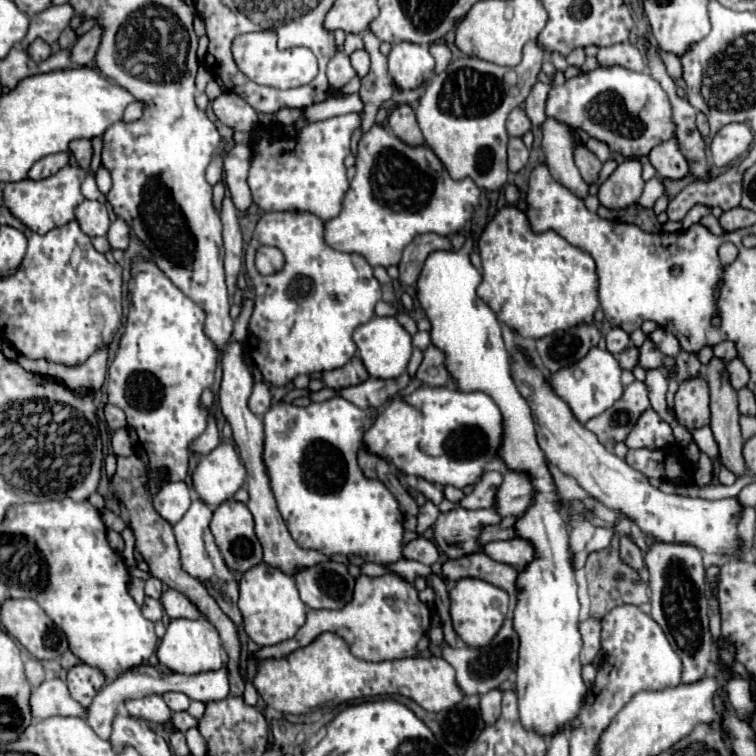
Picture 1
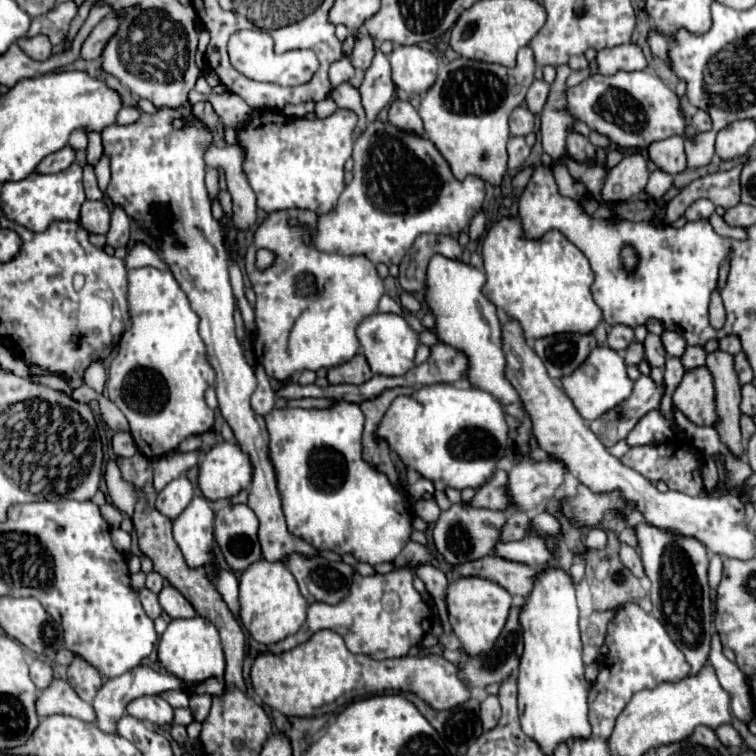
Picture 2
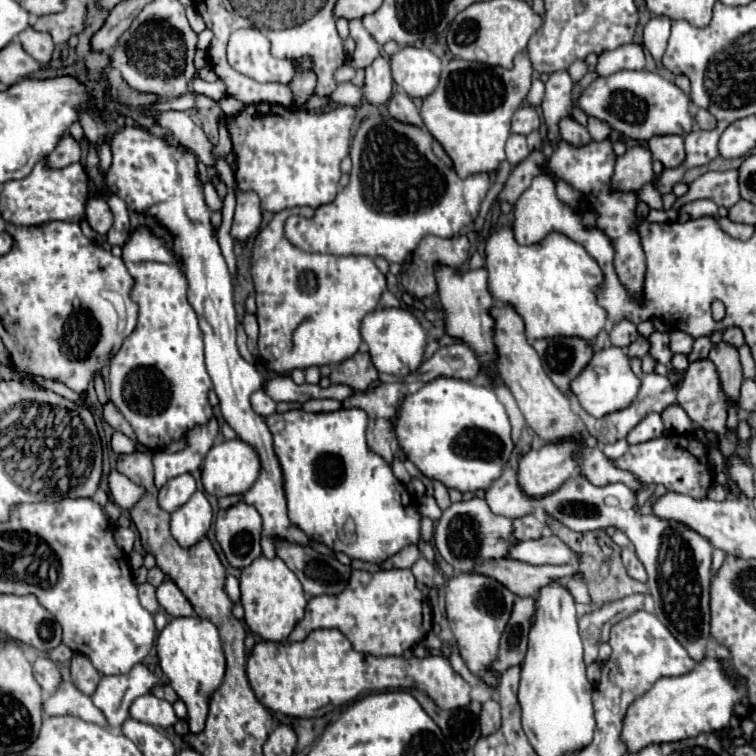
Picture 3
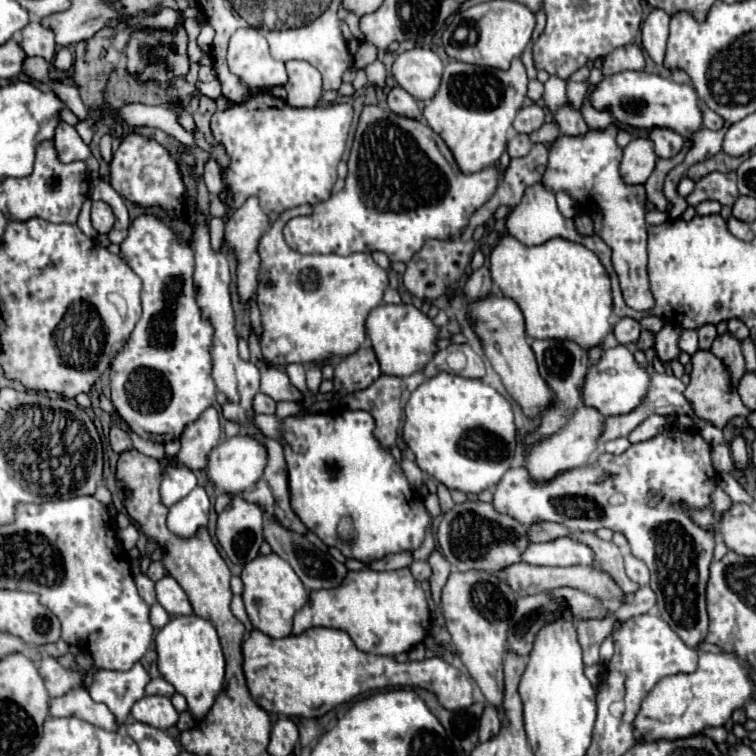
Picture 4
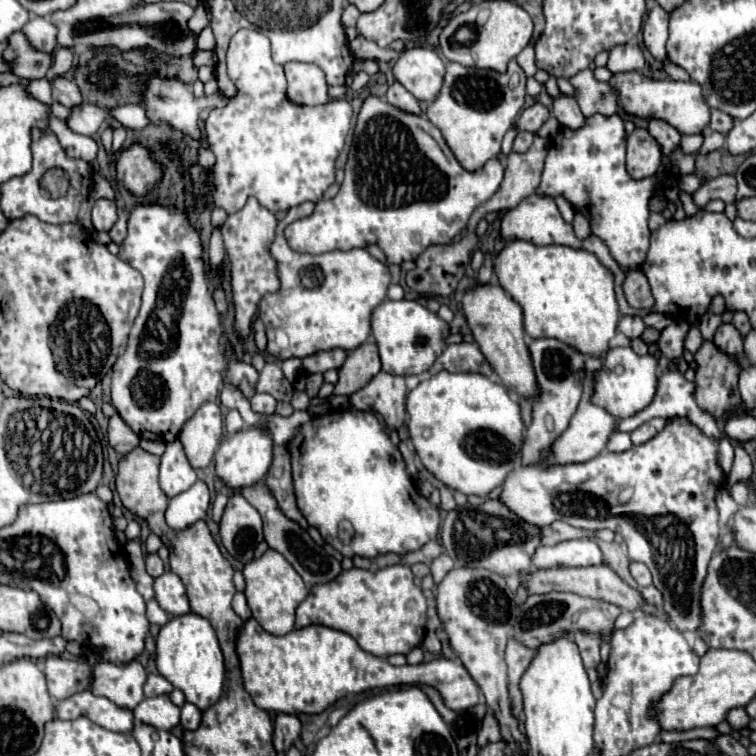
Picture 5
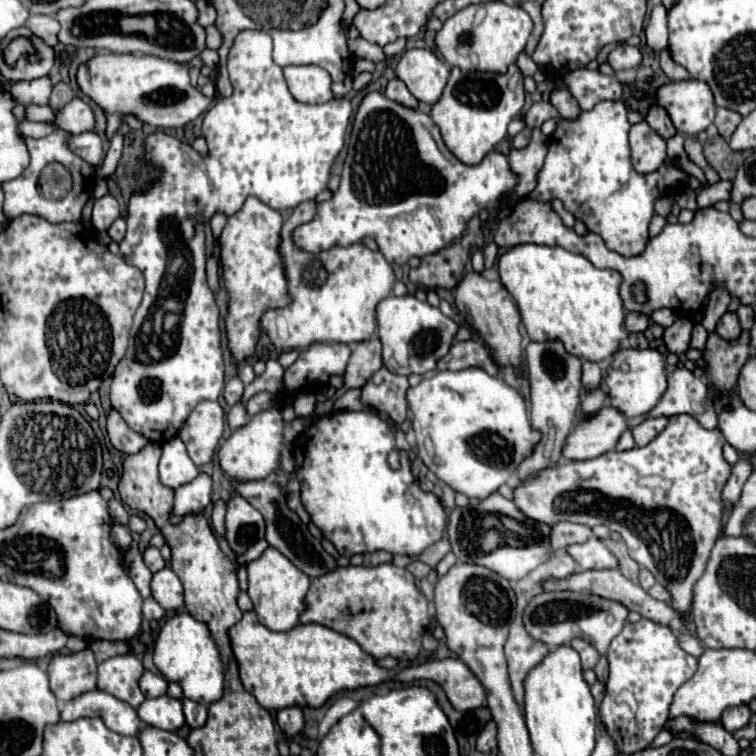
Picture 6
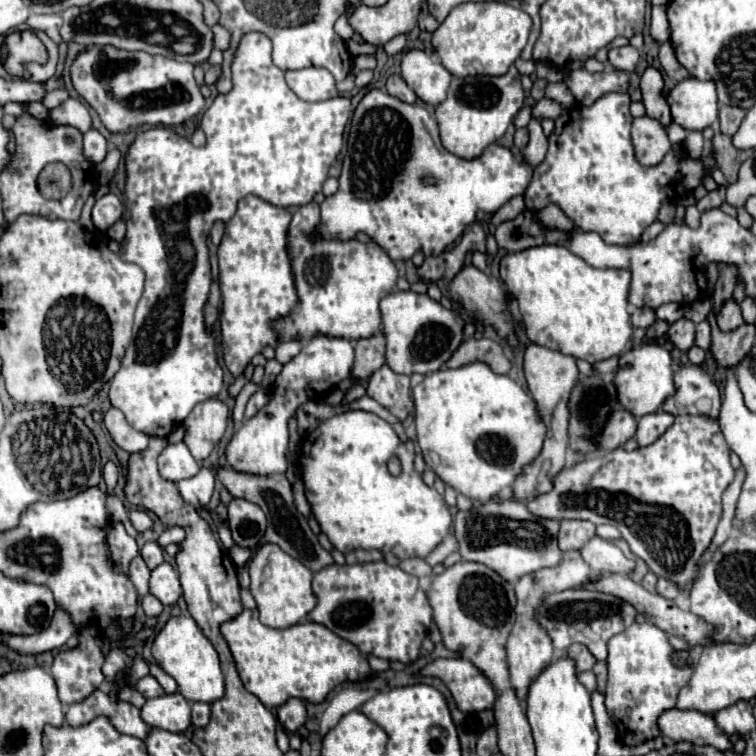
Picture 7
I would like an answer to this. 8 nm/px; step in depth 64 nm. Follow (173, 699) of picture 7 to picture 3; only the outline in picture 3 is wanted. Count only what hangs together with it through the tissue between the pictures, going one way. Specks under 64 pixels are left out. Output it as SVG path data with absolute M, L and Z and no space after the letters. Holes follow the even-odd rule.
M144 694L140 698L136 698L130 706L130 716L134 720L158 726L158 728L168 728L176 724L176 714L172 704L168 704L166 700L160 700L152 694Z

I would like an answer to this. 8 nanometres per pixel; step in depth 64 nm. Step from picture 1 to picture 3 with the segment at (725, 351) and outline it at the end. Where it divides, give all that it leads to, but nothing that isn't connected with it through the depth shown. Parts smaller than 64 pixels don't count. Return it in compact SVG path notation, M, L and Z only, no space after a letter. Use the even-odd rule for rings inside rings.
M732 326L732 328L726 328L724 332L724 342L730 342L732 346L740 348L744 344L744 332L740 332L740 328Z

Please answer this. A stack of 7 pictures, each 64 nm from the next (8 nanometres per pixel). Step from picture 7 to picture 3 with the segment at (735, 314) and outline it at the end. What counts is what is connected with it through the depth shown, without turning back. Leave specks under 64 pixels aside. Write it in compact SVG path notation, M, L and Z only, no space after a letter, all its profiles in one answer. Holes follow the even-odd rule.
M714 344L712 346L712 352L708 356L716 368L718 368L718 374L720 374L720 382L722 382L722 388L726 392L726 396L730 400L738 400L738 394L740 394L740 384L744 380L742 376L742 366L740 366L740 356L738 356L738 350L732 348L732 344Z

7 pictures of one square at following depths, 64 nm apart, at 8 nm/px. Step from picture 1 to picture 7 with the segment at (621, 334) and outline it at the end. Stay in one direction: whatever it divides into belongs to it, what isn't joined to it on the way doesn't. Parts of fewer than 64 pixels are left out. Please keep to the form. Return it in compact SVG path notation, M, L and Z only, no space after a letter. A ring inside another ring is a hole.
M636 308L632 312L632 324L636 328L648 328L654 322L656 322L656 312L652 308Z

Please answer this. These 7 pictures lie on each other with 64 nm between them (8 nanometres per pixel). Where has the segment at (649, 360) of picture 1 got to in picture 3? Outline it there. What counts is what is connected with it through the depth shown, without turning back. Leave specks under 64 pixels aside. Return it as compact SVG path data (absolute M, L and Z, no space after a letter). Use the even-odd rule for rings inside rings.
M654 332L650 336L650 356L664 364L664 366L670 366L670 360L672 360L672 350L668 348L668 340L670 340L670 332Z

